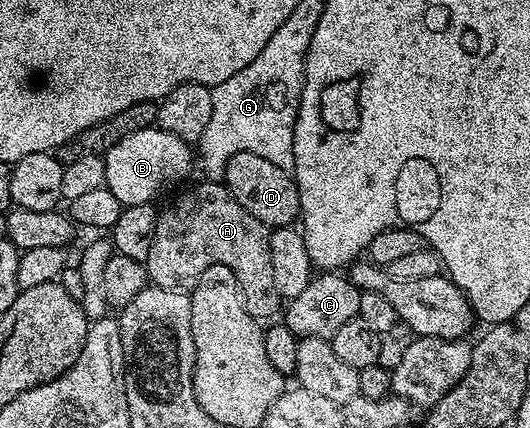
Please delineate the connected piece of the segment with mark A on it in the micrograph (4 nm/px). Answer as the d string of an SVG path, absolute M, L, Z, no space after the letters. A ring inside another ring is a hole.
M202 181L199 187L186 191L175 203L170 203L159 210L156 221L156 237L152 237L152 253L146 258L146 273L149 282L155 287L169 291L189 293L193 291L196 281L208 269L208 265L228 265L236 277L238 287L242 290L242 302L253 319L270 321L274 314L284 307L282 294L276 289L276 280L272 278L272 253L270 252L271 228L265 227L252 213L248 213L230 196L225 186L218 181Z

